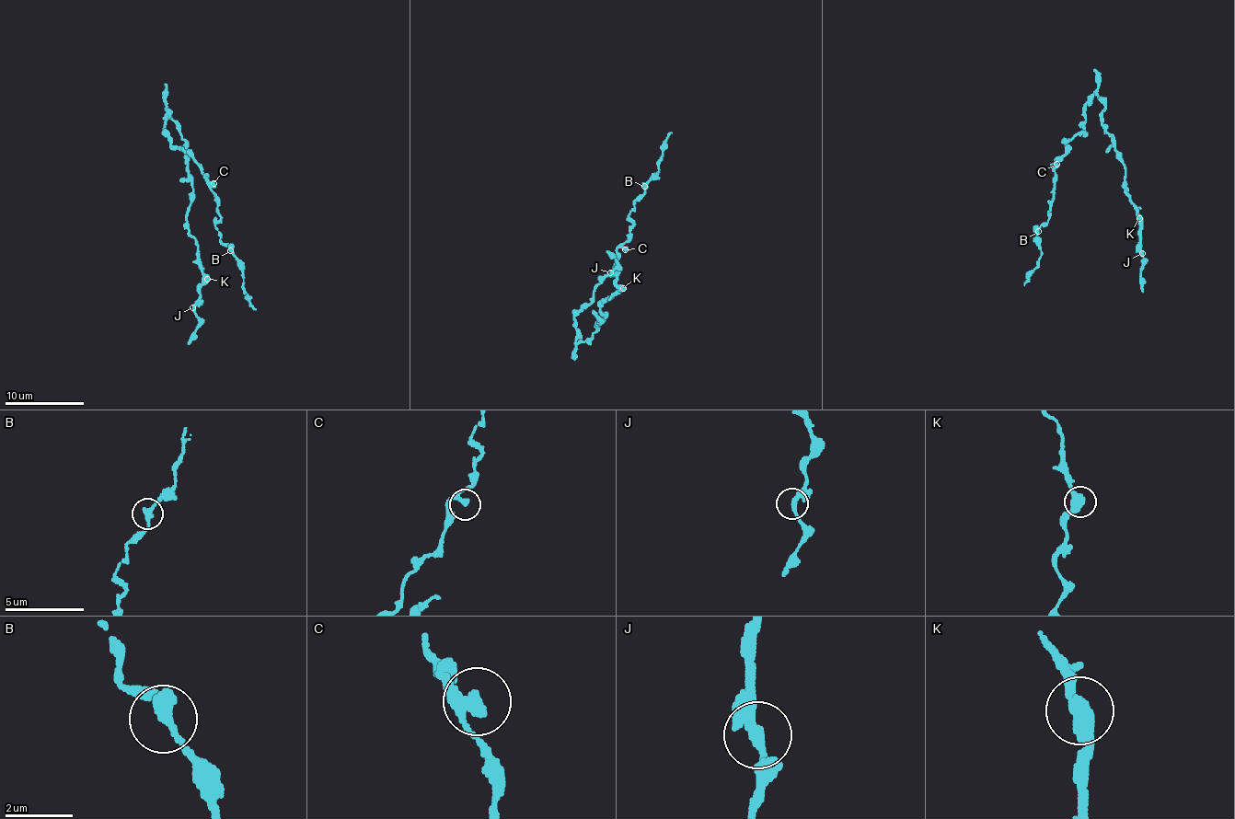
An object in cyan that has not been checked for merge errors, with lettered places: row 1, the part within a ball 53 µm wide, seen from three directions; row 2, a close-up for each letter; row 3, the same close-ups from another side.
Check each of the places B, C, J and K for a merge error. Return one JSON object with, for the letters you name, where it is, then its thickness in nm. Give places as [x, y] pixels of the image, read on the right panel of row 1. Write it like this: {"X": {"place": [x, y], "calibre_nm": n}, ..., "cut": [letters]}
{"cut": []}

